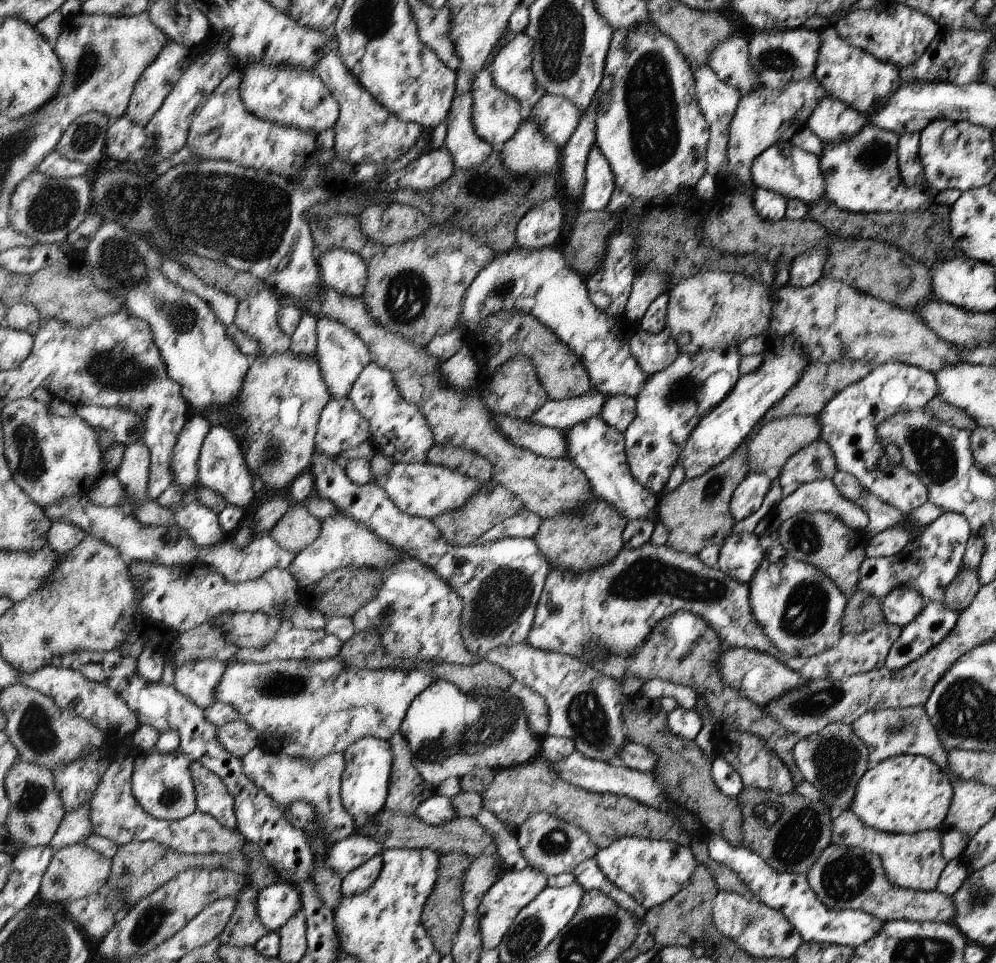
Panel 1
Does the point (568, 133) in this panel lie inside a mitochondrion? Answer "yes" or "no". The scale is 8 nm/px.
no

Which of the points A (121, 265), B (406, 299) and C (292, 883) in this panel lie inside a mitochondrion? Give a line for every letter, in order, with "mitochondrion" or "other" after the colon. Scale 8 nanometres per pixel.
A: mitochondrion
B: mitochondrion
C: other

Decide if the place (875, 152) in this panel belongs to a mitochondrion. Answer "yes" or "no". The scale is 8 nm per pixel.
yes

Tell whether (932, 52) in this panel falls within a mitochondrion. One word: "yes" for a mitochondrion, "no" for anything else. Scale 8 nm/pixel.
no

